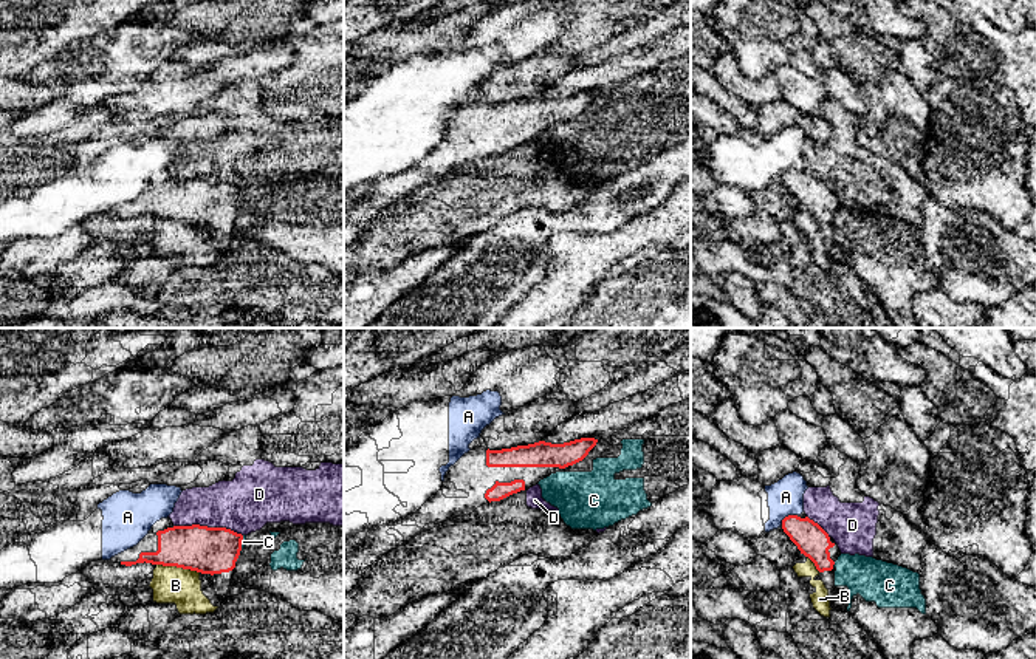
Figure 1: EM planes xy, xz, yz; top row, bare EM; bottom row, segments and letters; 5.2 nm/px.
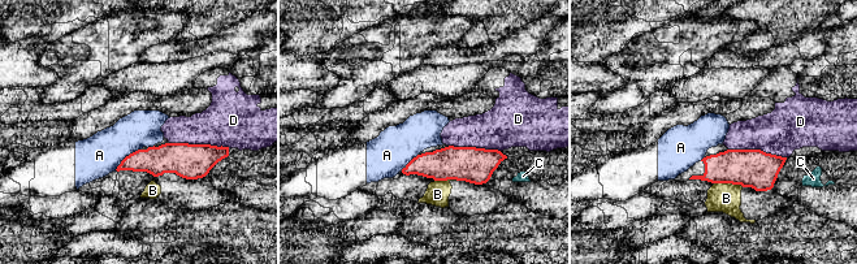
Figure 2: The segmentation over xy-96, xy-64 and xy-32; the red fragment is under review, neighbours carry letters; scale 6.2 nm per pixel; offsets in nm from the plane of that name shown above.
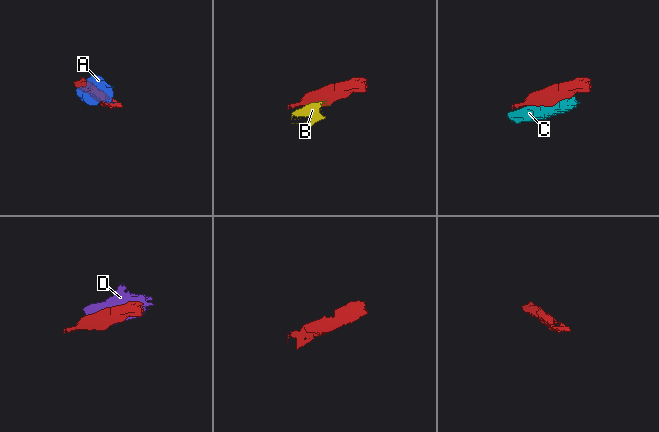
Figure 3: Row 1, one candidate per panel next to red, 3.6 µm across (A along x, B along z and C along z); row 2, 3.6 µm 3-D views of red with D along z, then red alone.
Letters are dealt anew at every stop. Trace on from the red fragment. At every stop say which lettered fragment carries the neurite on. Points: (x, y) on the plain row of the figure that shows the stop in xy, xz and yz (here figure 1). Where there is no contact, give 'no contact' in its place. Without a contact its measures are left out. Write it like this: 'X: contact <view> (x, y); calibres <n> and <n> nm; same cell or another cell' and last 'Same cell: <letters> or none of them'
A: contact yz (789, 169); calibres 170 and 190 nm; another cell
B: contact xy (178, 220); calibres 240 and 190 nm; another cell
C: contact xy (240, 198); calibres 240 and 30 nm; another cell
D: contact xy (206, 180); calibres 240 and 300 nm; another cell
Same cell: none of them

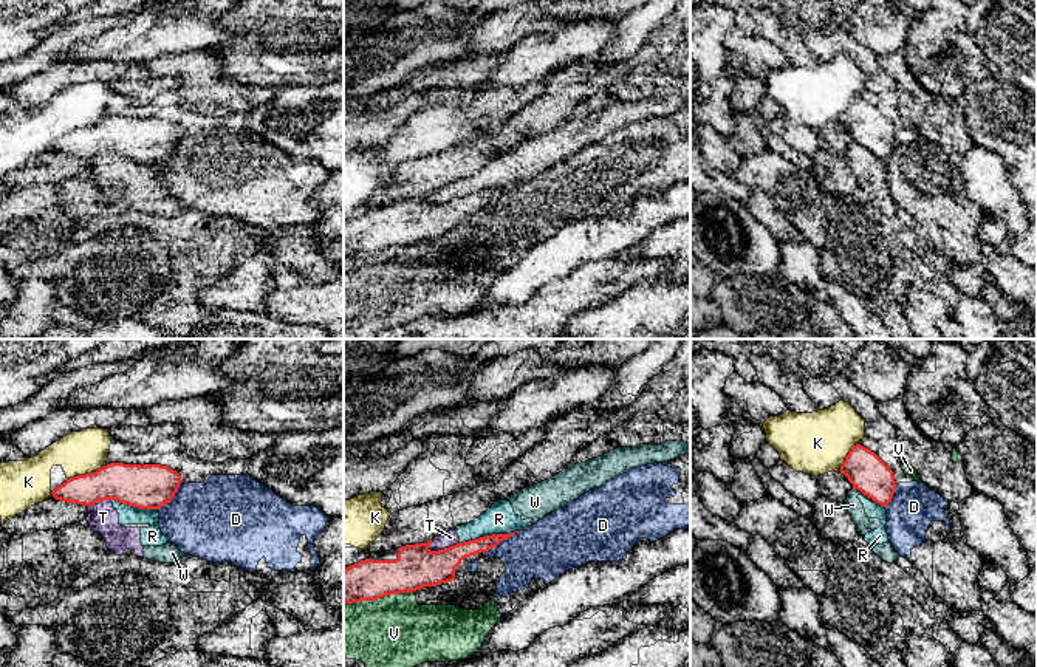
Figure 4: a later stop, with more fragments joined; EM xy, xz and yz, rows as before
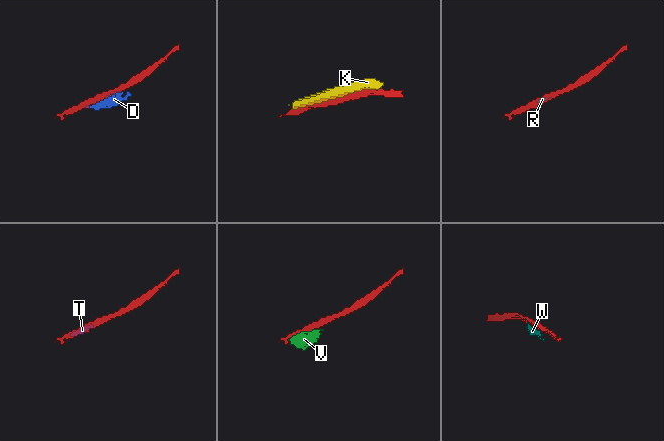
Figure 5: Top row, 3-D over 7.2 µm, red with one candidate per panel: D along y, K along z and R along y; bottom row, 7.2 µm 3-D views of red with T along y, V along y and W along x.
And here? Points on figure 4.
D: contact xz (500, 194); calibres 90 and 300 nm; another cell
K: contact xy (85, 127); calibres 220 and 220 nm; another cell
R: contact xz (488, 189); calibres 120 and 160 nm; another cell
T: contact xz (444, 201); calibres 220 and 80 nm; another cell
V: contact xz (378, 251); calibres 220 and 400 nm; another cell
W: contact yz (864, 147); calibres 200 and 90 nm; another cell
Same cell: none of them

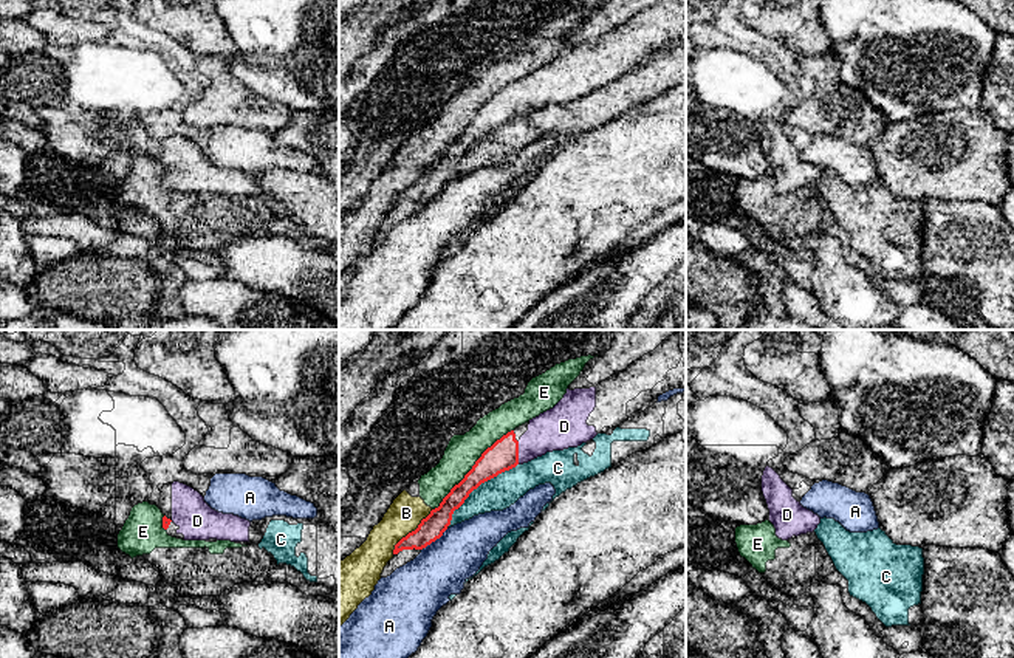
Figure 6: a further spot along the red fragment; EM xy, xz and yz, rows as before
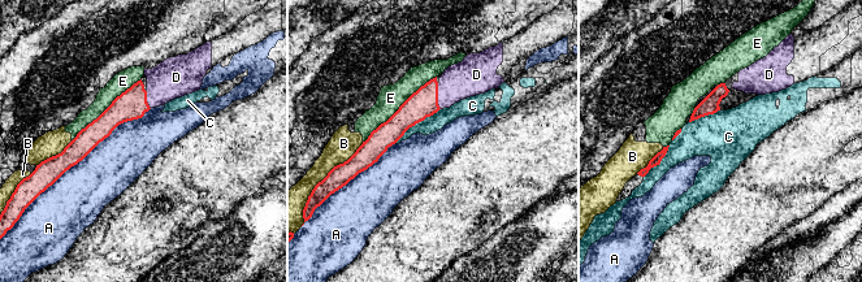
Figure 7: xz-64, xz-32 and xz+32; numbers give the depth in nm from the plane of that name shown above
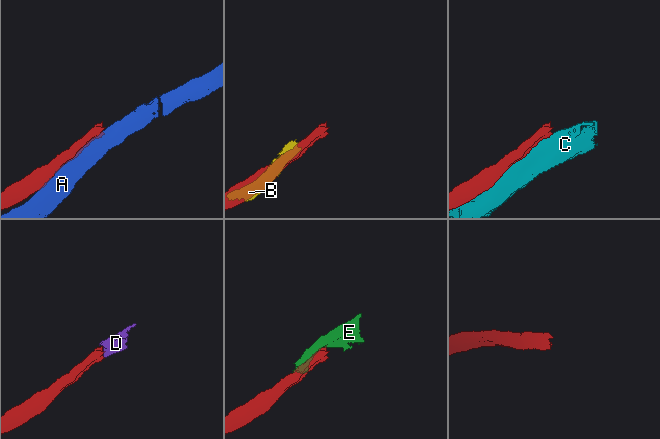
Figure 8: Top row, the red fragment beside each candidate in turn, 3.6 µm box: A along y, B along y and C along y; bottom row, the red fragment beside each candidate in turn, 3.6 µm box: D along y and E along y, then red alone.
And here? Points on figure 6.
A: contact xz (435, 192); calibres 130 and 300 nm; another cell
B: contact xz (412, 185); calibres 130 and 180 nm; another cell
C: contact xz (477, 140); calibres 160 and 170 nm; another cell
D: contact xz (517, 106); calibres 160 and 220 nm; same cell
E: contact xz (472, 121); calibres 160 and 170 nm; another cell
Same cell: D

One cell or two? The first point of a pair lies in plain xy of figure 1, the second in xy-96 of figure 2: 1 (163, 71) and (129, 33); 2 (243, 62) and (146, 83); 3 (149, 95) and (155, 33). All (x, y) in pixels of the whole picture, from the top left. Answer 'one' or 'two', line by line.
1: two
2: two
3: two

